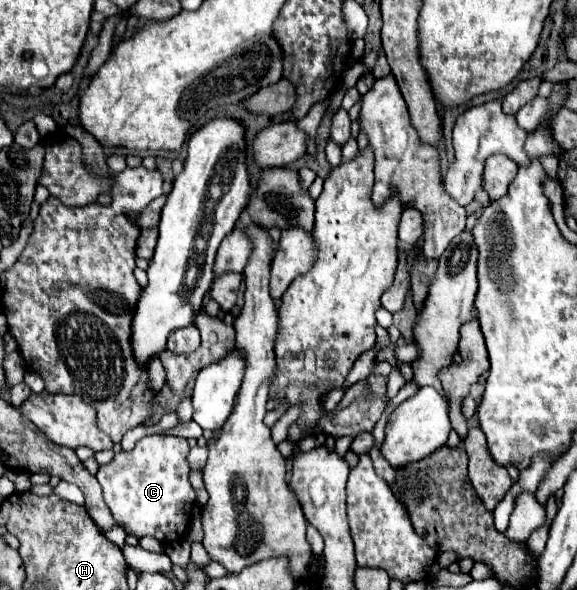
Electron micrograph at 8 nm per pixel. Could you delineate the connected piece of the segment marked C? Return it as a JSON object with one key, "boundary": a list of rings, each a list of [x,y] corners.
{"boundary":[[[145,436],[133,450],[121,450],[109,464],[99,468],[97,482],[103,488],[105,504],[127,534],[137,538],[153,536],[163,544],[185,536],[191,520],[191,508],[195,504],[195,490],[189,482],[187,454],[189,446],[185,438]]]}

